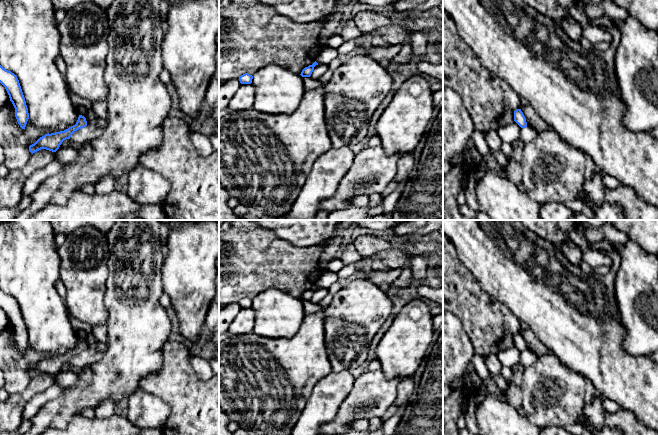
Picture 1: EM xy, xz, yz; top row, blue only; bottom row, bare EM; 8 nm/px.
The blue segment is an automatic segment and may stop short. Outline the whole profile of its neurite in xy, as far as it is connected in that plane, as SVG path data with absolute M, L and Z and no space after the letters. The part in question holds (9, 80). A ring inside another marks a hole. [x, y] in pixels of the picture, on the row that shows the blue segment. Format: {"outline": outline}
{"outline": "M0 65L0 83L5 87L15 108L15 117L22 129L29 119L28 108L17 76Z"}

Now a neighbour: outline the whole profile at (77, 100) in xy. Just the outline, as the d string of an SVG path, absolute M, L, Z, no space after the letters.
M68 89L68 93L71 101L73 102L76 108L79 106L84 106L87 109L92 108L92 103L90 103L88 100L81 98L80 96L76 95L69 89Z

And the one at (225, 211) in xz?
M219 182L219 220L241 220L228 205L230 198L227 189Z

